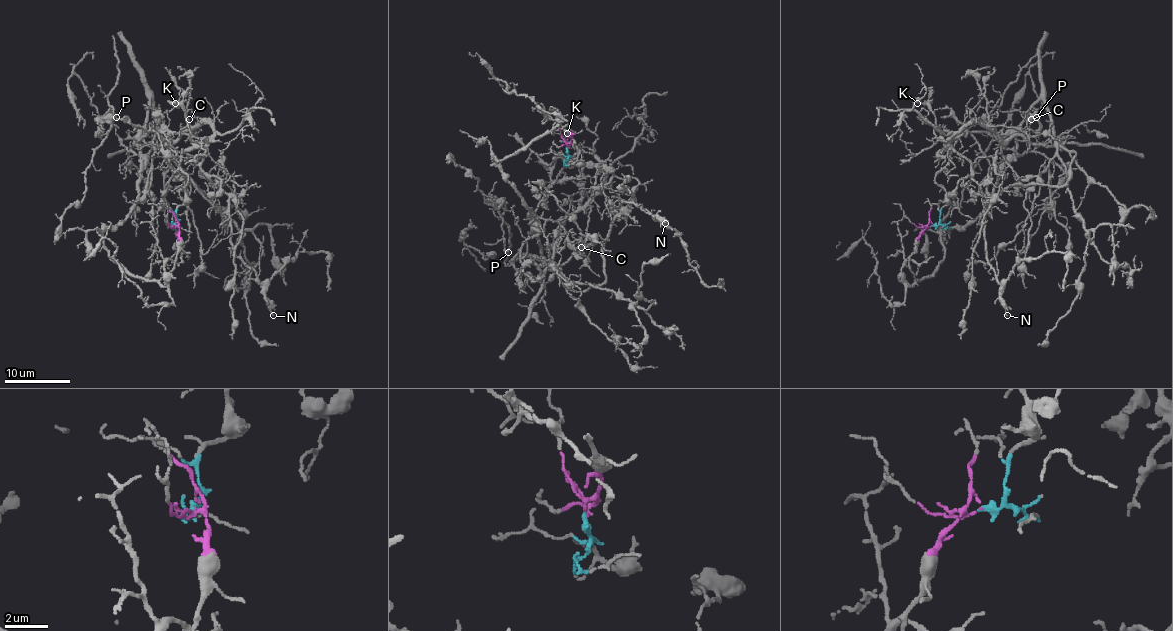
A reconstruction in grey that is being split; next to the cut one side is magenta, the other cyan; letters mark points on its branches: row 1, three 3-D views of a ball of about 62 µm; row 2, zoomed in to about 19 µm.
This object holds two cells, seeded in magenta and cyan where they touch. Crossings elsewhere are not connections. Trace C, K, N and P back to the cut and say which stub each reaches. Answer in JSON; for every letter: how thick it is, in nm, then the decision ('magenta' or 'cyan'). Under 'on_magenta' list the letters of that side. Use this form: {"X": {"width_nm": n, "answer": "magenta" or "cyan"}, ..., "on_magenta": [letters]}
{"C": {"width_nm": 90, "answer": "cyan"}, "K": {"width_nm": 120, "answer": "cyan"}, "N": {"width_nm": 110, "answer": "magenta"}, "P": {"width_nm": 130, "answer": "magenta"}, "on_magenta": ["N", "P"]}

